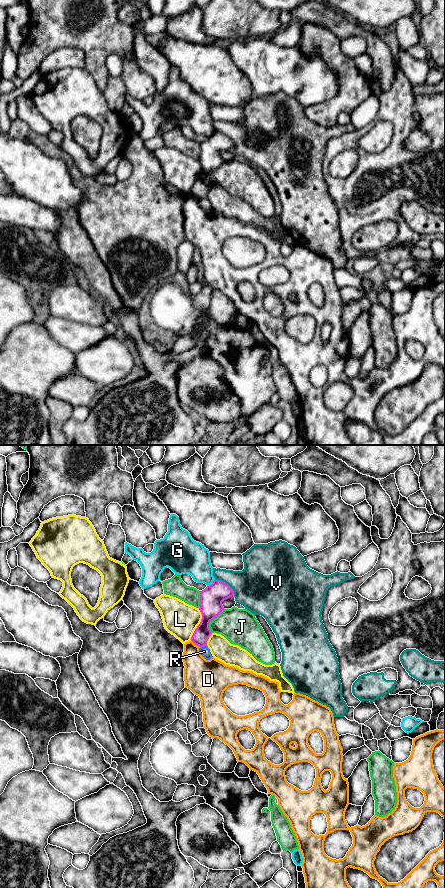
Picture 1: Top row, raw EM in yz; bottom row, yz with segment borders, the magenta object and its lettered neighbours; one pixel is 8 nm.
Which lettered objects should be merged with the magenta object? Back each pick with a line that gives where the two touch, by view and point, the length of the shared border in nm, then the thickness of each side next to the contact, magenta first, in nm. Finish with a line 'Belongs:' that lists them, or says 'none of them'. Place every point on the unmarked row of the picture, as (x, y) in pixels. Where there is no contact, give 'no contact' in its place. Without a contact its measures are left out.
Belongs: none of them

